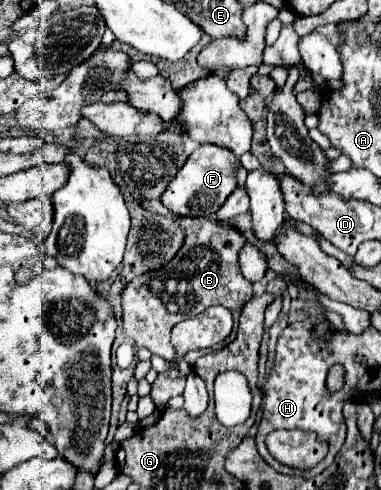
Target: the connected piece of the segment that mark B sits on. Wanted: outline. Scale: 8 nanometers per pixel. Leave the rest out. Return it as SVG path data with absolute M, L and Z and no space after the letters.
M177 220L187 232L179 254L171 260L169 266L133 278L123 292L123 326L127 336L131 336L139 348L143 346L153 354L163 356L165 360L175 356L169 334L177 322L191 318L215 304L229 308L237 320L243 304L253 298L251 282L243 278L237 262L239 250L245 246L245 238L235 228L215 220Z

